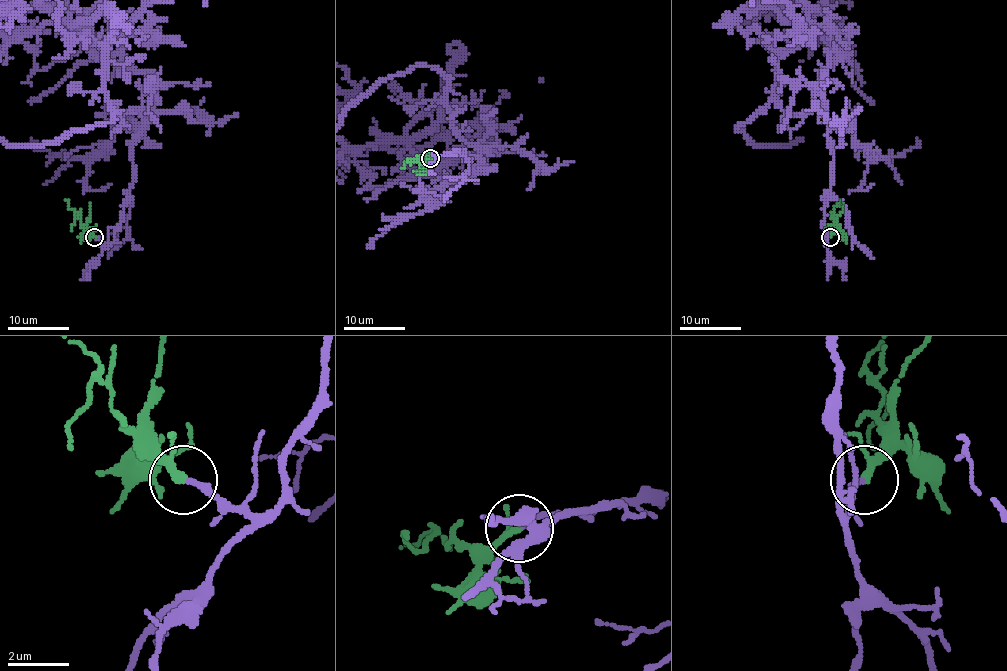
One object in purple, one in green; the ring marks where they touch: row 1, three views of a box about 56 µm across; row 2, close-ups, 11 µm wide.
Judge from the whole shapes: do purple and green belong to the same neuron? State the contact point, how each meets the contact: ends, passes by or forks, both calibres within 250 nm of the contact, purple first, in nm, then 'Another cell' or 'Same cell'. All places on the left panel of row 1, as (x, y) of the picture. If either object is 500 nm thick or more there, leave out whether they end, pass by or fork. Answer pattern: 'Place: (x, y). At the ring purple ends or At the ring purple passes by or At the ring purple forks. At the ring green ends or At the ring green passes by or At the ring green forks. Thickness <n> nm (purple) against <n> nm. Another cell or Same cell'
Place: (94, 237). At the ring purple ends. At the ring green passes by. Thickness 190 nm (purple) against 160 nm. Same cell

